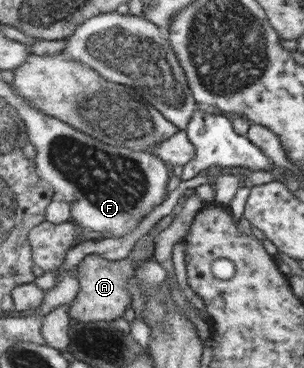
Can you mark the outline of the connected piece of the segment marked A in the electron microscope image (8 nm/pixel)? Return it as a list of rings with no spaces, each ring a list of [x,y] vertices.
[[[86,255],[76,265],[78,290],[76,297],[70,302],[69,317],[77,322],[113,321],[123,317],[131,300],[126,290],[129,277],[134,275],[132,260],[125,256],[120,260],[107,260],[101,255]]]

